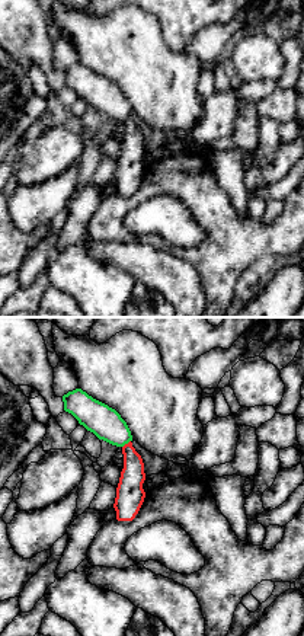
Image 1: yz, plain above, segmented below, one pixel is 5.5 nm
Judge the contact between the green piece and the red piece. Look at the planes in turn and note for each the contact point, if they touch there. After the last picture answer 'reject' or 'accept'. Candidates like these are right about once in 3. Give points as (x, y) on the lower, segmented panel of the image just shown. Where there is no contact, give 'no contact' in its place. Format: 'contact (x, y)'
contact (125, 443)

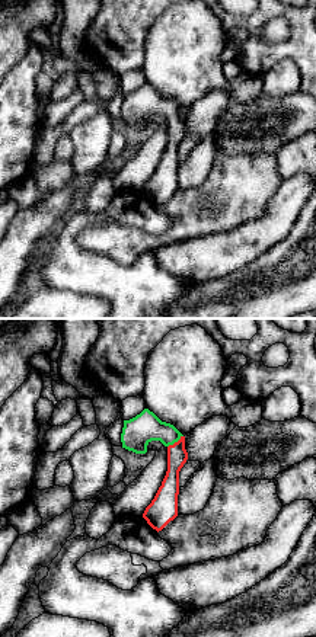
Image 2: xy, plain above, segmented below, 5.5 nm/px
contact (175, 441)

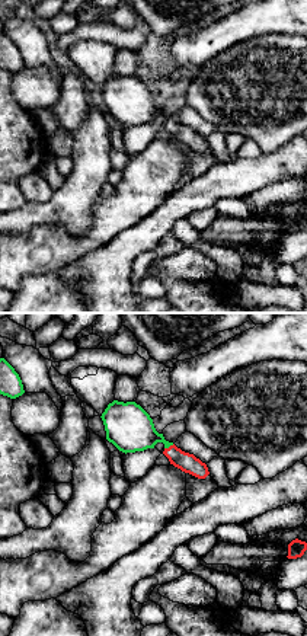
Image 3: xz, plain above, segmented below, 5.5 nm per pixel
contact (169, 446)

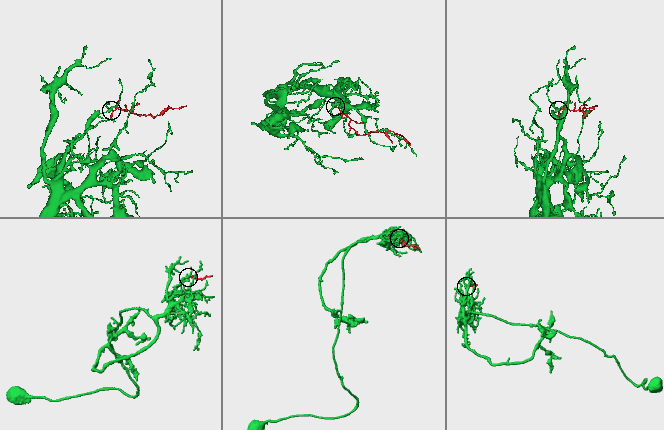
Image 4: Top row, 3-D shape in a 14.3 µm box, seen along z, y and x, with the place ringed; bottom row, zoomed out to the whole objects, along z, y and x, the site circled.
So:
accept

